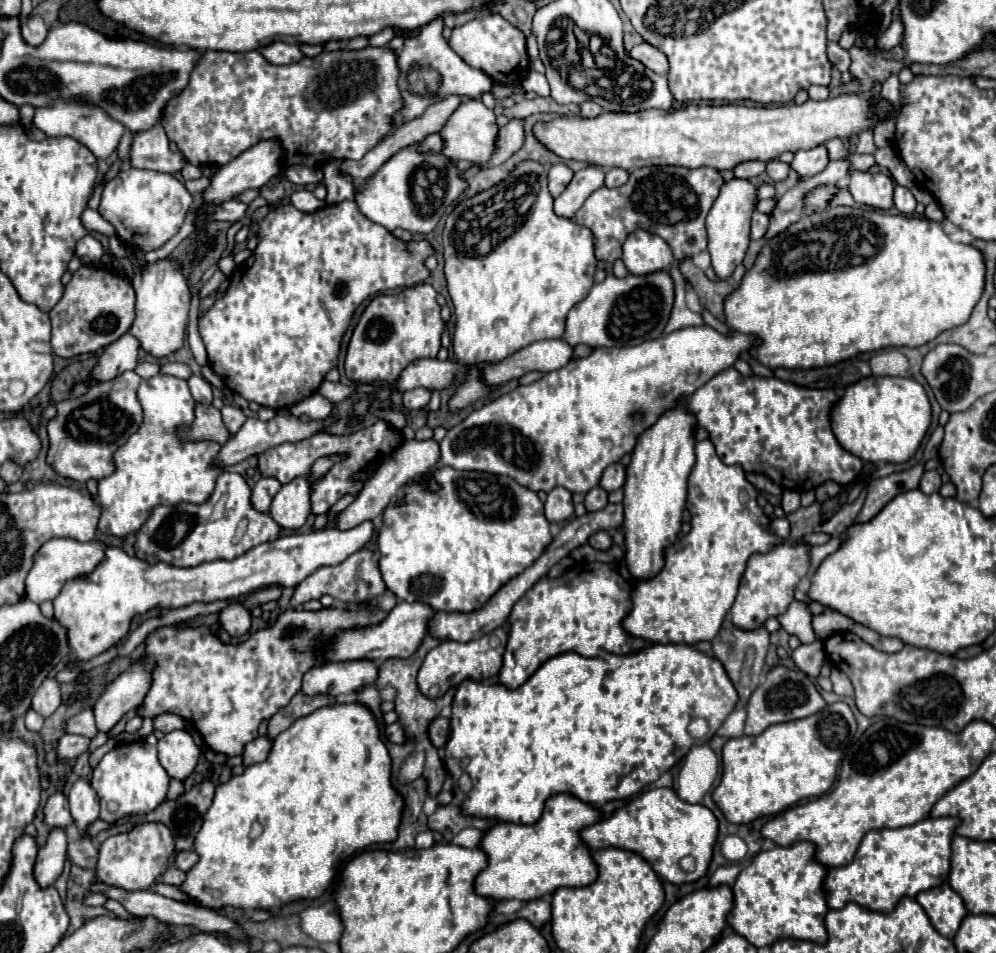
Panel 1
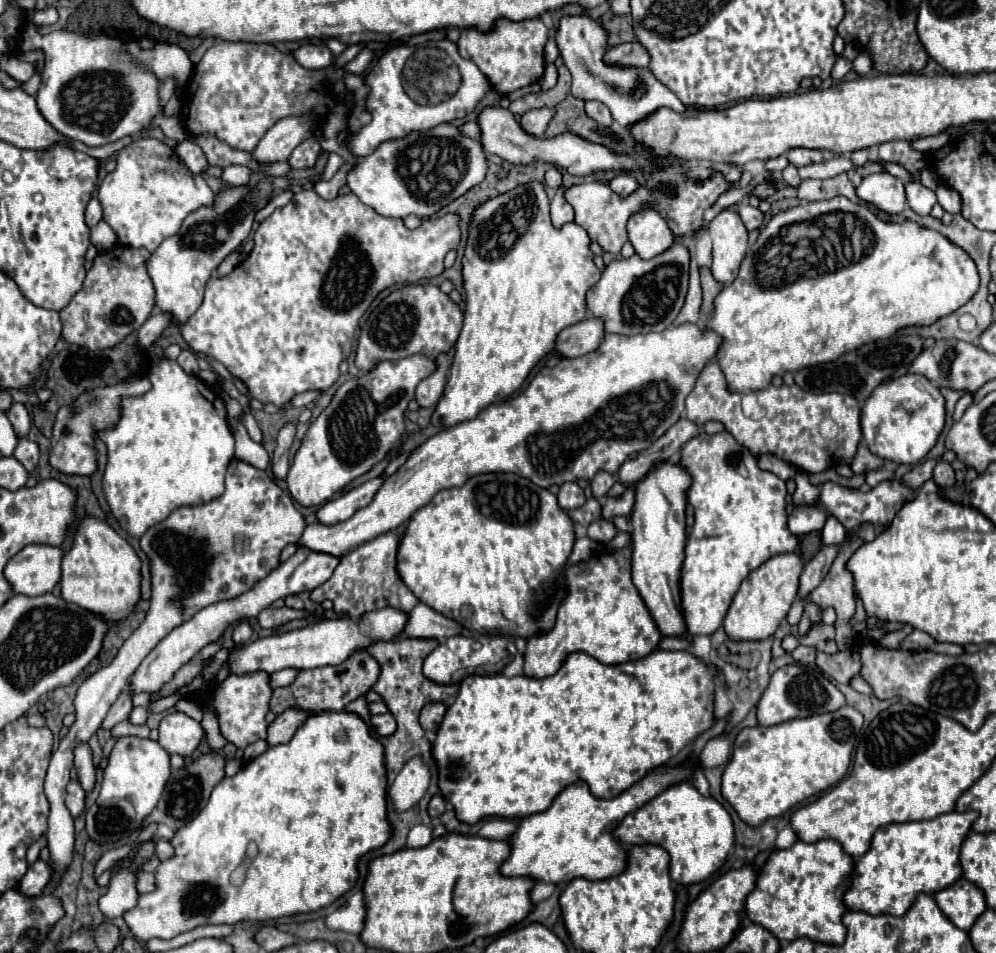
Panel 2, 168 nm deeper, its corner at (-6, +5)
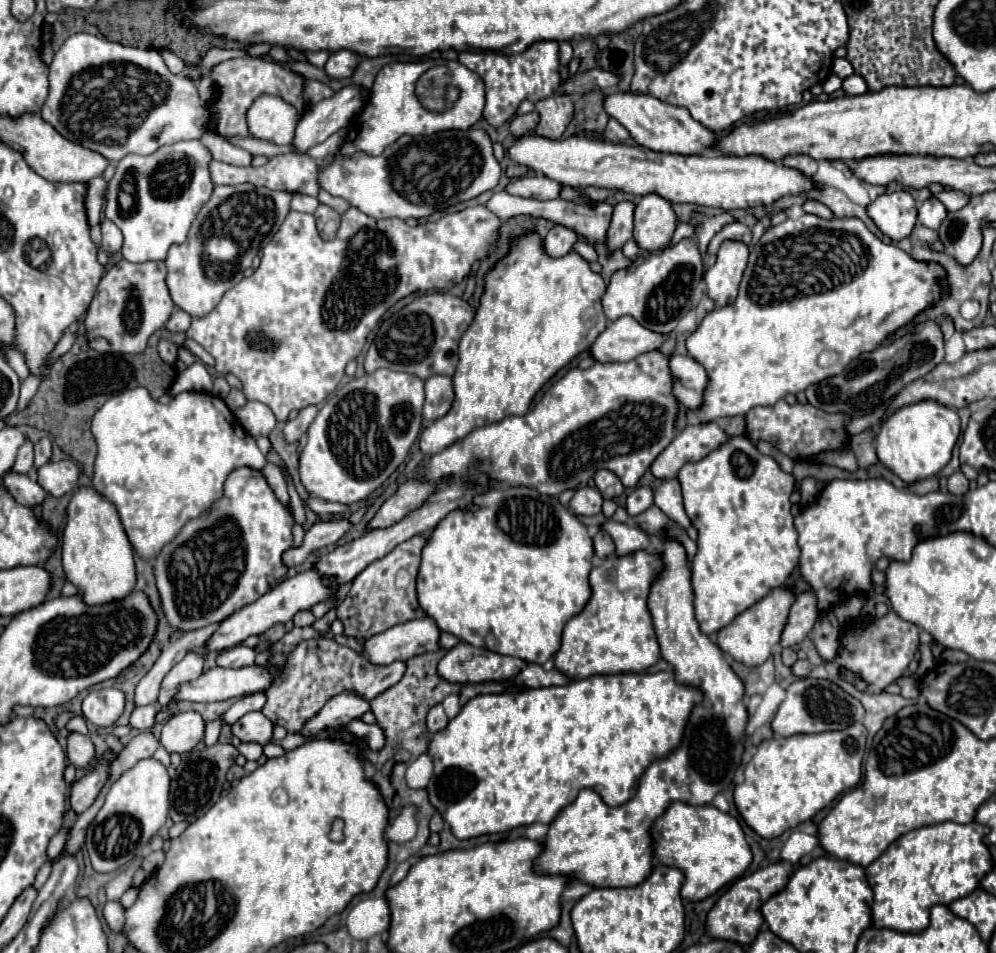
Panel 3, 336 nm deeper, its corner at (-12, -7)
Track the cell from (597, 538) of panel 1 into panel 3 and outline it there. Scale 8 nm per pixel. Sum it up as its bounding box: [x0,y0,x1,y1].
[592,530,614,558]

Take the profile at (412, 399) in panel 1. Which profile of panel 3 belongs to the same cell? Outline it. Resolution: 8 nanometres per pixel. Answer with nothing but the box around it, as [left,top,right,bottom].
[424,376,454,420]

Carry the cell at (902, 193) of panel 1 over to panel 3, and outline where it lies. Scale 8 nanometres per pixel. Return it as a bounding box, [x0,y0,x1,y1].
[918,198,946,230]

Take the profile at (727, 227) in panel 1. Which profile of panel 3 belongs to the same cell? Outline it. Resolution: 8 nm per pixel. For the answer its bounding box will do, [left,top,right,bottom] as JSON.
[704,240,748,306]

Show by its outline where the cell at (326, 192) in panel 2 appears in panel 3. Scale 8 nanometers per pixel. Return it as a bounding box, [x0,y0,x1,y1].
[314,204,340,240]

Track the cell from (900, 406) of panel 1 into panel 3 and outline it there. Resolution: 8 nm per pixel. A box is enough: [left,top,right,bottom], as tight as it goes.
[876,400,960,482]

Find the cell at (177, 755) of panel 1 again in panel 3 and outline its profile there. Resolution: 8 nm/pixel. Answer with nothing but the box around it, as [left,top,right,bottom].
[160,712,204,754]

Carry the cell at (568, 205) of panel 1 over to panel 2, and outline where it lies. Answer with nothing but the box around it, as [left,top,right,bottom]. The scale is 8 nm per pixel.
[550,188,574,228]

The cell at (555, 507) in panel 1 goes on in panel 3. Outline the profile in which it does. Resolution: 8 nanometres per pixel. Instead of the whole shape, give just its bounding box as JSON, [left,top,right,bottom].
[570,488,602,516]

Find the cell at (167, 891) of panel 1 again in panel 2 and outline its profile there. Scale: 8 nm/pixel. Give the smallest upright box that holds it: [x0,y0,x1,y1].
[136,872,154,894]

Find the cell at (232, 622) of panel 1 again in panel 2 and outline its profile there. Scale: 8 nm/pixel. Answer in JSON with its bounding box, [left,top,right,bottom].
[232,622,252,646]

